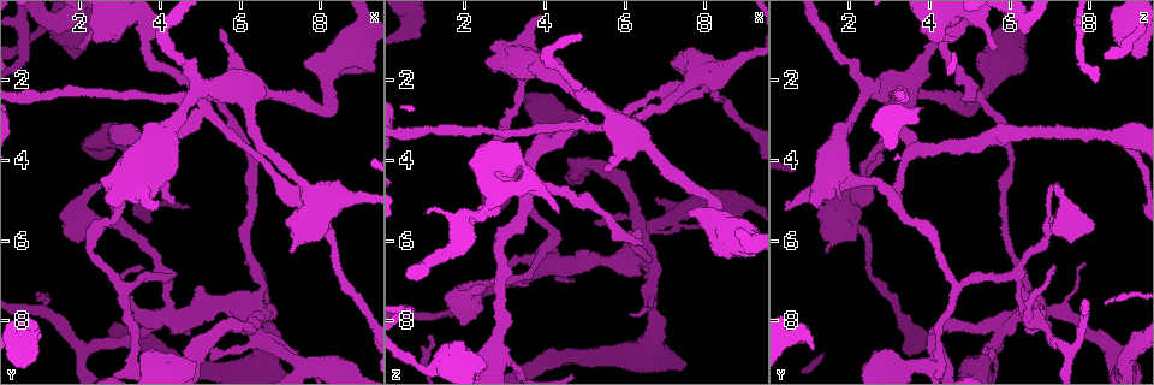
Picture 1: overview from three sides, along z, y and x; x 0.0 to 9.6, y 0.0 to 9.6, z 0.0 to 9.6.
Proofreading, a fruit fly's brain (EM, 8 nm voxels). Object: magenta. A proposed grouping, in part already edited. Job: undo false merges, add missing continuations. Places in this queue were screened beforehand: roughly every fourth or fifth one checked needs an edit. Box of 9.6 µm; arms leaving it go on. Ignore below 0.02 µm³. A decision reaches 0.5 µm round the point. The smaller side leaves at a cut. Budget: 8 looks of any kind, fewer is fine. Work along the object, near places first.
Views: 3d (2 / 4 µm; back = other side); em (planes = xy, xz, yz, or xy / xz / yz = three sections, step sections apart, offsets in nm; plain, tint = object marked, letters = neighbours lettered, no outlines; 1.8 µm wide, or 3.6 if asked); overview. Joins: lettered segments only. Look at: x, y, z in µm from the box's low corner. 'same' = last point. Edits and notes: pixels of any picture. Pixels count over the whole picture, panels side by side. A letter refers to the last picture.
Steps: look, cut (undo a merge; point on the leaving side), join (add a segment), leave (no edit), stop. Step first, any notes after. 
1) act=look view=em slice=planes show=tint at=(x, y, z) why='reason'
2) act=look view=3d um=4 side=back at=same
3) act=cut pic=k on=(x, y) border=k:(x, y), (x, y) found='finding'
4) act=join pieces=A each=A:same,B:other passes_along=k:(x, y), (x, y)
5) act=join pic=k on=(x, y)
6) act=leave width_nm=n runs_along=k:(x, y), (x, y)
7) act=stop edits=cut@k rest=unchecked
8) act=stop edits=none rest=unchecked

act=look view=3d um=2 at=(4.15, 7.85, 6.45) why='a narrow waist'

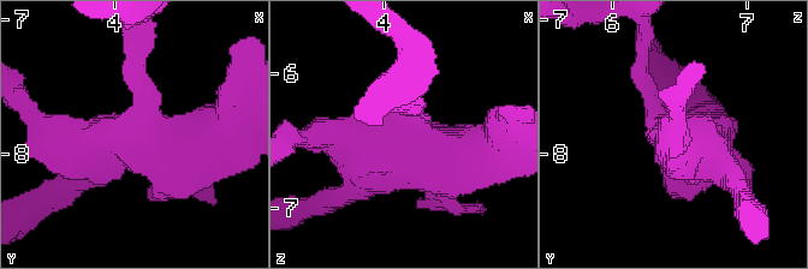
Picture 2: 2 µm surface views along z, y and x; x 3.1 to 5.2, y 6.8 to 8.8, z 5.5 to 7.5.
act=look view=em slice=planes show=tint at=(4.18, 7.84, 6.44)

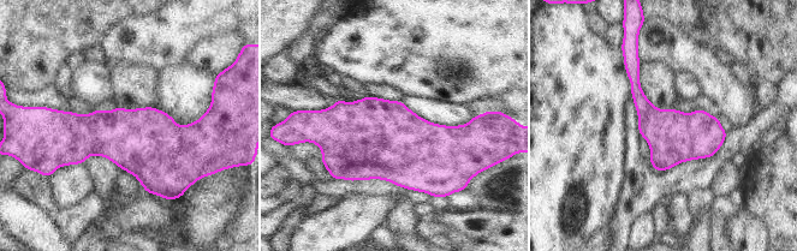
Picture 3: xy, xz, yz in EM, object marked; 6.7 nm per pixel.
act=look view=em slice=planes show=letters at=same why='see the neighbours'

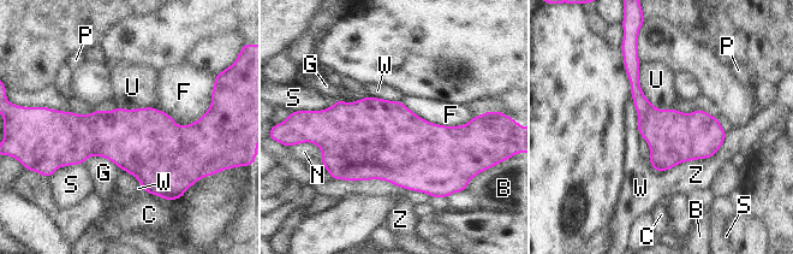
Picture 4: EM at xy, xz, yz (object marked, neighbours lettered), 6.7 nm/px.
act=leave longest_contact=Z:550nm each=B:other,C:other,F:other,G:other,N:other,P:other,S:other,U:other,W:other,Z:other found='continuous, no second neuron'

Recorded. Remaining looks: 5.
act=look view=em slice=planes show=letters at=(6.15, 6.55, 7.85) why='thin end'

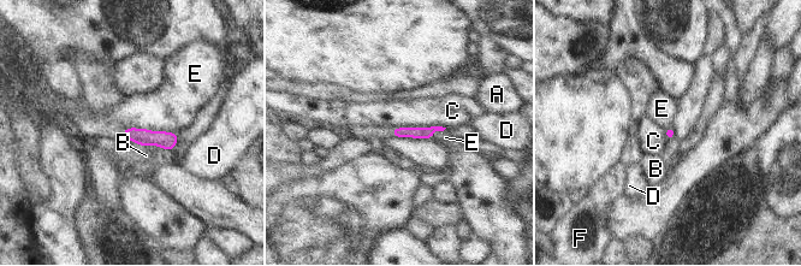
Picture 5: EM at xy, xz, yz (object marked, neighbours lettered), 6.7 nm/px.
act=leave each=A:other,B:other,C:other,D:other,E:other,F:other runs_along=5:(125, 131), (149, 139), (174, 139) found='no lettered segment goes on from it'

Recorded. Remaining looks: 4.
act=look view=em um=3.6 slice=xy step=8 show=tint at=(1.25, 0.60, 9.15) why='sudden change in width'

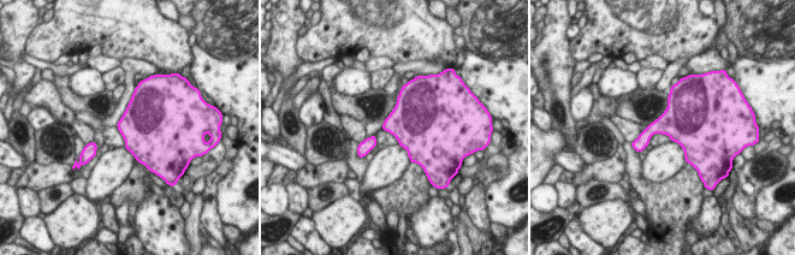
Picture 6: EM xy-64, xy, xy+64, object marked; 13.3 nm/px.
act=look view=em um=3.6 slice=xz step=8 show=letters at=same

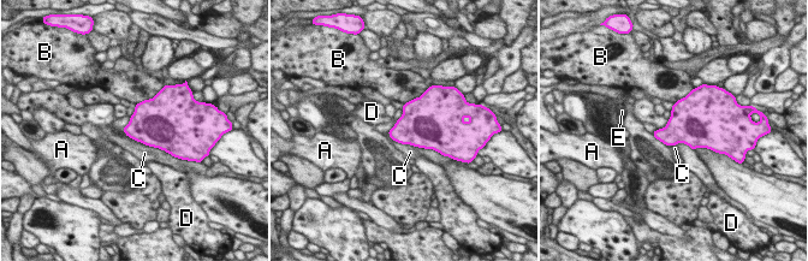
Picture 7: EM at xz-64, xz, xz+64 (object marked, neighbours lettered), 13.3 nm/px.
act=leave longest_contact=C:750nm each=A:other,B:other,C:other,D:other,E:other border=7:(675, 144), (688, 144), (694, 150) found='continuous, no second neuron'

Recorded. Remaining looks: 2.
act=stop edits=none rest=unchecked

